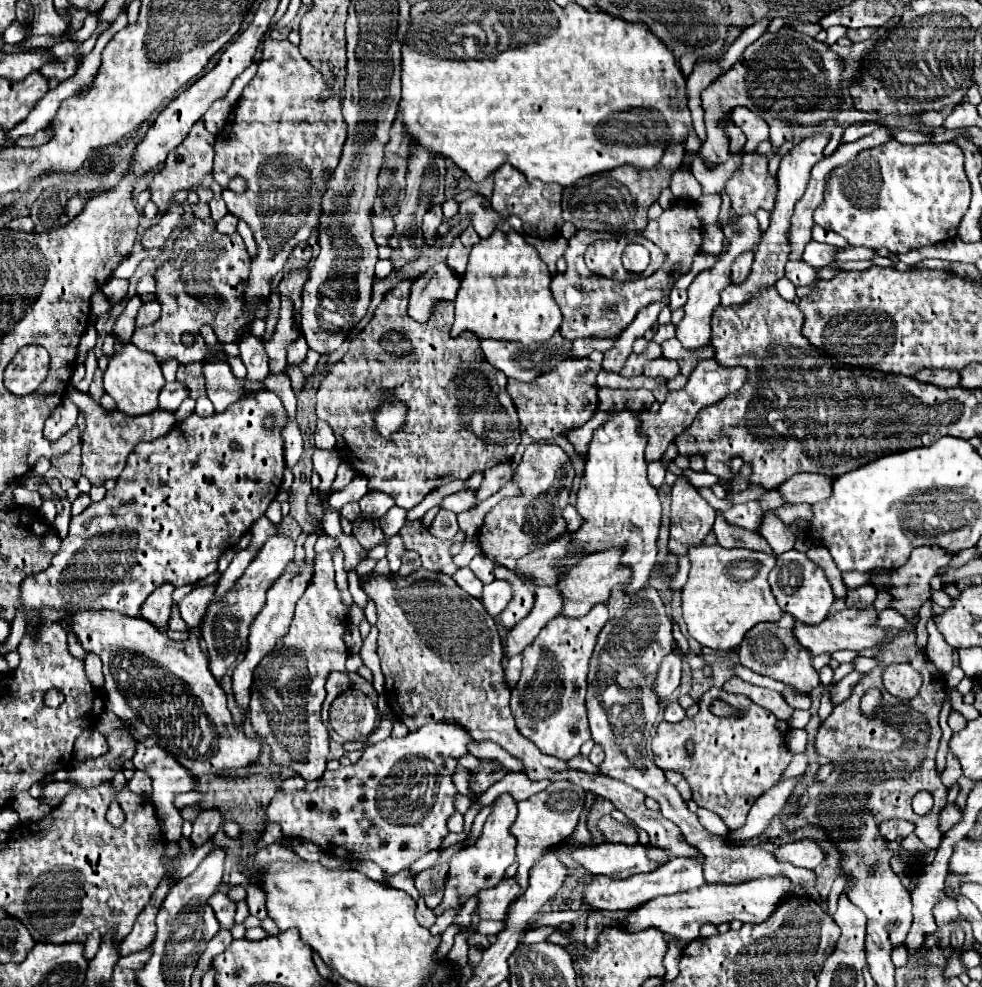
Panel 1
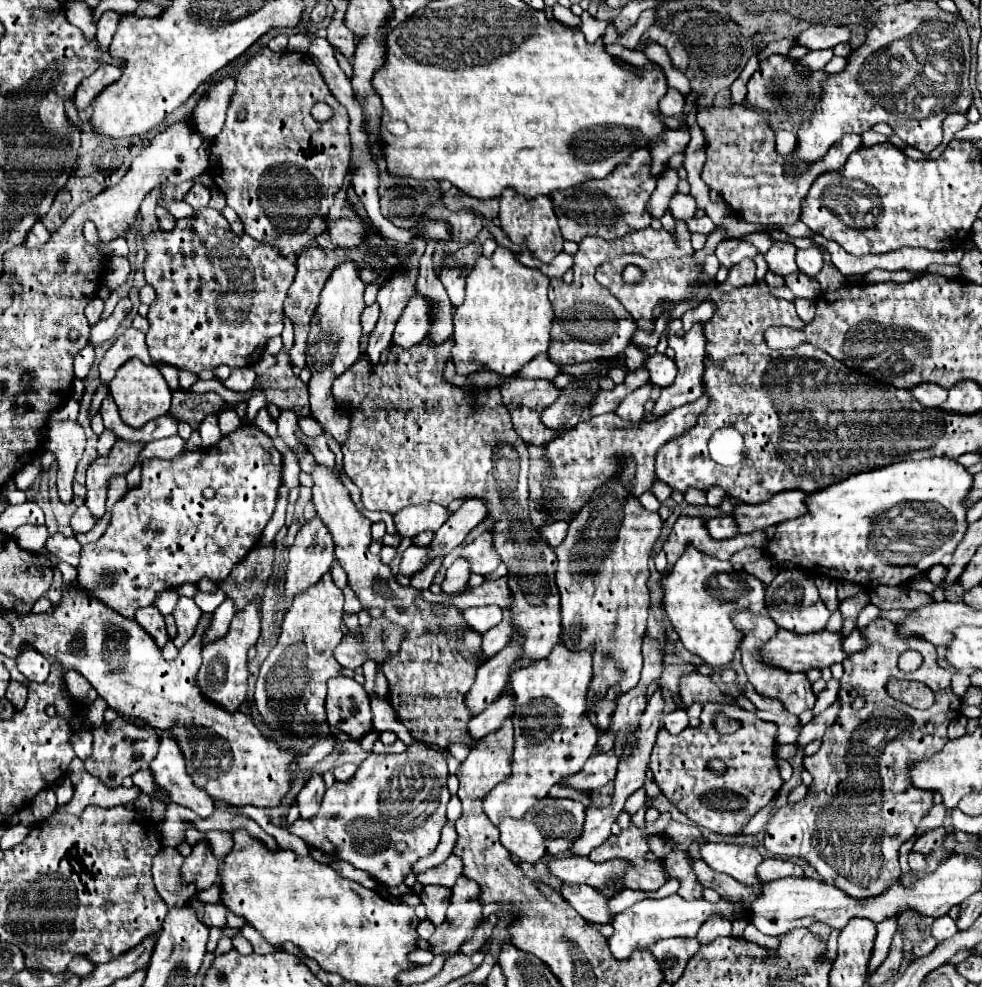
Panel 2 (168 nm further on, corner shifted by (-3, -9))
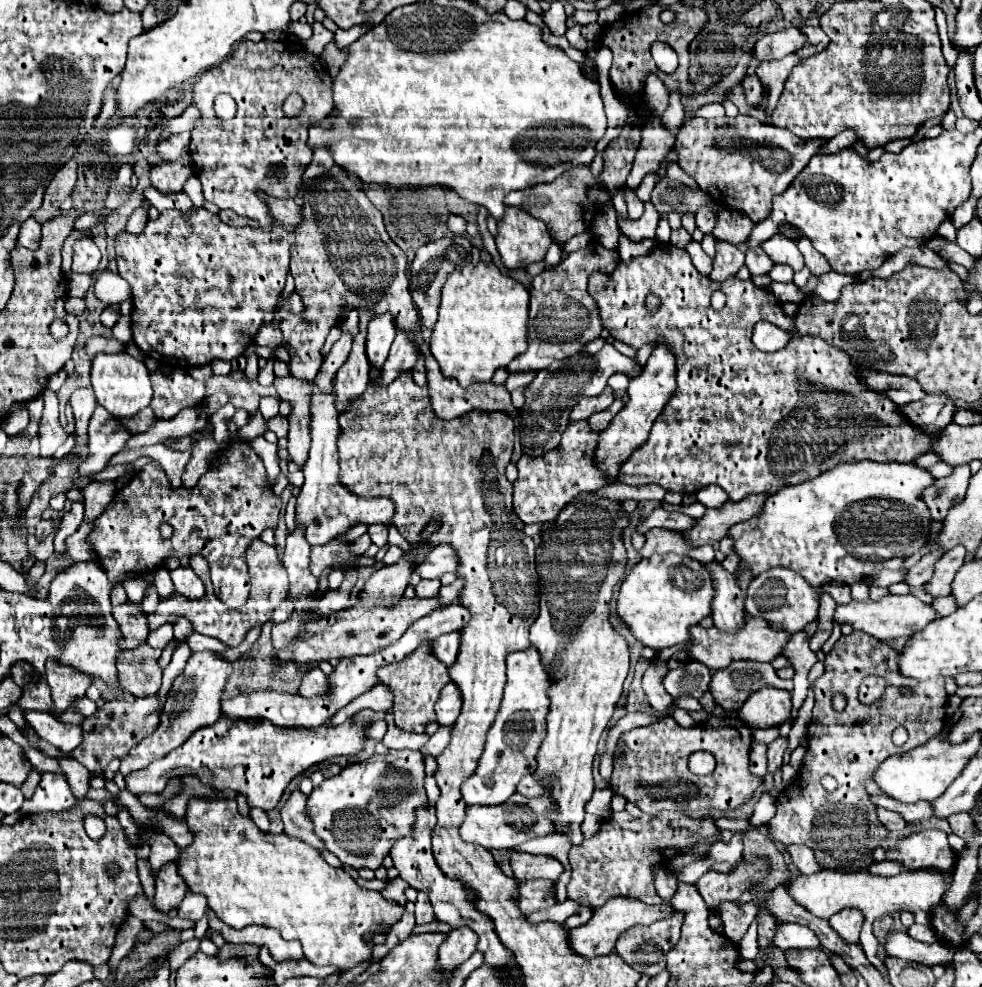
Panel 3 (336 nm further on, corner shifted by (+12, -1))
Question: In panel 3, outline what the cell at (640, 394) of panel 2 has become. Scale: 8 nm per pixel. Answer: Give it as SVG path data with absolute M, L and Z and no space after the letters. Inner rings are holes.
M616 399L608 409L604 409L604 411L600 411L600 413L596 413L596 415L592 415L592 419L588 419L588 423L590 423L590 431L598 431L598 433L602 433L608 425L610 425L610 421L614 419L614 415L622 409L622 401L620 399Z

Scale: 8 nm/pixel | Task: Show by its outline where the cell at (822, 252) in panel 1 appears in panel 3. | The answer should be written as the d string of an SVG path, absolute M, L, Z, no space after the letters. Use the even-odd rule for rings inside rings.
M784 235L774 237L772 243L770 243L770 239L768 239L768 241L764 241L760 247L764 249L764 253L766 253L774 263L786 263L786 265L790 265L794 271L800 271L805 266L804 259L802 259L796 243L794 243L792 239L788 239L788 237L784 237Z

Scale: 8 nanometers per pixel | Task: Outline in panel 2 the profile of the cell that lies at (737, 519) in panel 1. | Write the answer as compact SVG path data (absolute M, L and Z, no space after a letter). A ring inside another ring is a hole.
M731 515L707 519L707 531L711 531L713 539L731 539L737 535L737 529L739 529L739 523Z

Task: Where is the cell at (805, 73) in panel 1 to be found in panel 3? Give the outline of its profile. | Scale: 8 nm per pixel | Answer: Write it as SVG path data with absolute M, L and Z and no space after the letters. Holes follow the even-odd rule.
M746 75L742 79L742 89L750 107L758 107L762 101L762 83L756 75Z

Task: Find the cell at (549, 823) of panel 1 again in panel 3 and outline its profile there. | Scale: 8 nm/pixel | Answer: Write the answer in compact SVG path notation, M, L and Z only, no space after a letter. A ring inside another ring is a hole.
M504 805L468 807L460 825L460 837L468 843L478 843L488 849L512 849L526 841L526 833L518 831L514 825L504 823L504 811Z

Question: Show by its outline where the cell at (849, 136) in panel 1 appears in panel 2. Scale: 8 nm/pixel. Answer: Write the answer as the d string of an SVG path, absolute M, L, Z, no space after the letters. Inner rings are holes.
M743 105L709 107L699 109L697 123L707 139L707 161L701 171L701 179L709 189L717 191L725 199L737 217L761 225L791 225L799 221L801 199L807 195L811 183L821 173L839 171L849 153L861 147L859 135L845 134L819 163L815 163L815 167L803 167L803 163L795 163L791 157L777 155L775 133L769 127L769 117L759 111Z

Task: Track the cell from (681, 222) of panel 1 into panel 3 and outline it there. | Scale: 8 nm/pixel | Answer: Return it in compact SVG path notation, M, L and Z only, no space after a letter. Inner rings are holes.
M590 243L584 249L570 253L554 269L544 269L532 281L530 293L530 321L528 321L528 349L524 355L516 357L506 369L508 373L520 371L540 371L546 369L556 359L566 359L564 345L568 343L588 343L596 339L602 331L600 315L596 311L594 299L586 291L586 281L594 271L610 273L618 265L618 253L604 249L600 243Z

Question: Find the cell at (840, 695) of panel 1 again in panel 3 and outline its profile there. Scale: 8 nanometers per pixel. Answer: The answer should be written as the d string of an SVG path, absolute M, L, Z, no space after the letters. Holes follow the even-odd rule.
M778 737L774 743L768 745L768 753L766 753L768 755L768 773L776 773L780 769L786 747L788 747L788 741L782 737Z

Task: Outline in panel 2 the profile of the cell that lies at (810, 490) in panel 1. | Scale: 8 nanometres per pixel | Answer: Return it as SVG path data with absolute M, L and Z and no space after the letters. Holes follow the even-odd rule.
M799 489L781 491L769 501L759 505L739 503L735 507L735 517L739 519L739 533L767 529L769 525L795 519L807 511L807 493Z

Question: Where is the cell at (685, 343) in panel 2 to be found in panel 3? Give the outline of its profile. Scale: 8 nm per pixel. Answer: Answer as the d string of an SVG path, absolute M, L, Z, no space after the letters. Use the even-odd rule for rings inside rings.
M658 345L652 351L650 359L646 361L642 373L630 381L628 401L624 403L622 411L614 417L608 431L602 431L598 437L598 445L594 451L594 463L600 467L600 471L608 479L608 483L616 481L620 467L630 459L630 455L638 447L642 447L646 443L648 433L652 429L652 423L662 413L664 403L668 403L668 399L672 397L672 391L676 391L676 359L668 347Z

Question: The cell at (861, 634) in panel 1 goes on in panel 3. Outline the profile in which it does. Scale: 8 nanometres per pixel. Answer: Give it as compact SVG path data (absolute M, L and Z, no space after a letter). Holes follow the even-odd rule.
M746 617L742 631L736 631L736 633L726 633L726 631L716 629L716 627L702 629L700 625L696 625L690 629L690 637L692 637L692 645L686 647L688 657L692 661L706 665L710 671L724 669L736 659L768 661L770 663L782 653L784 645L790 639L790 635L784 635L784 631L772 631L772 627L768 623L764 623L764 619L760 619L760 617Z

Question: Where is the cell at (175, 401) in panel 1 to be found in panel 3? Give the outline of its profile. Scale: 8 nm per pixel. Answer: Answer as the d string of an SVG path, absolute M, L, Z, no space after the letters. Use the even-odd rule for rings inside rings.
M96 407L92 419L90 419L90 443L88 443L88 455L84 463L78 467L80 477L76 477L68 489L84 489L94 481L94 475L100 473L110 457L120 453L126 447L126 441L130 439L130 433L112 417L104 407Z

